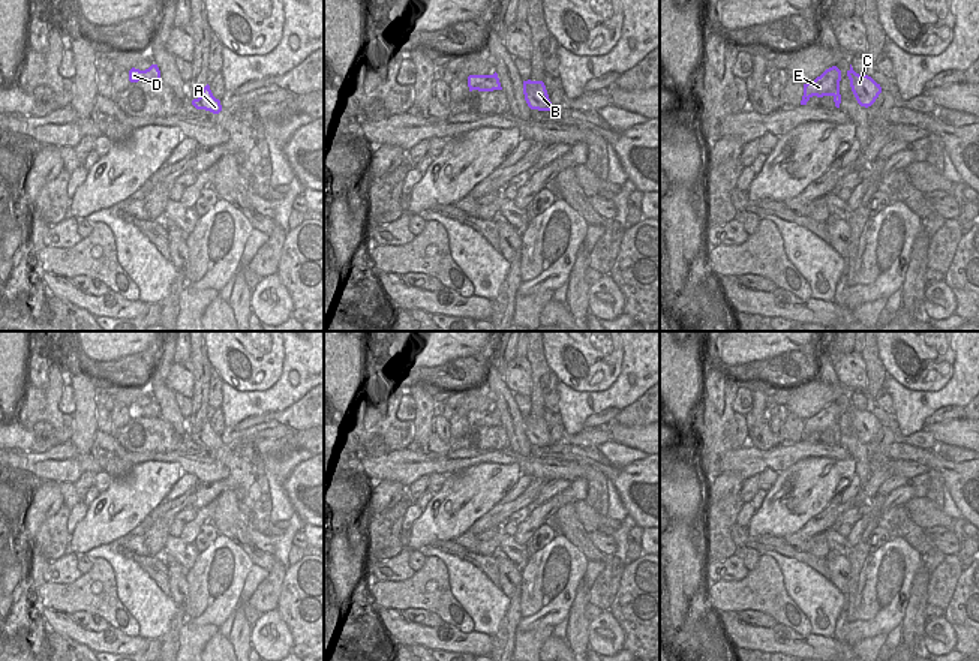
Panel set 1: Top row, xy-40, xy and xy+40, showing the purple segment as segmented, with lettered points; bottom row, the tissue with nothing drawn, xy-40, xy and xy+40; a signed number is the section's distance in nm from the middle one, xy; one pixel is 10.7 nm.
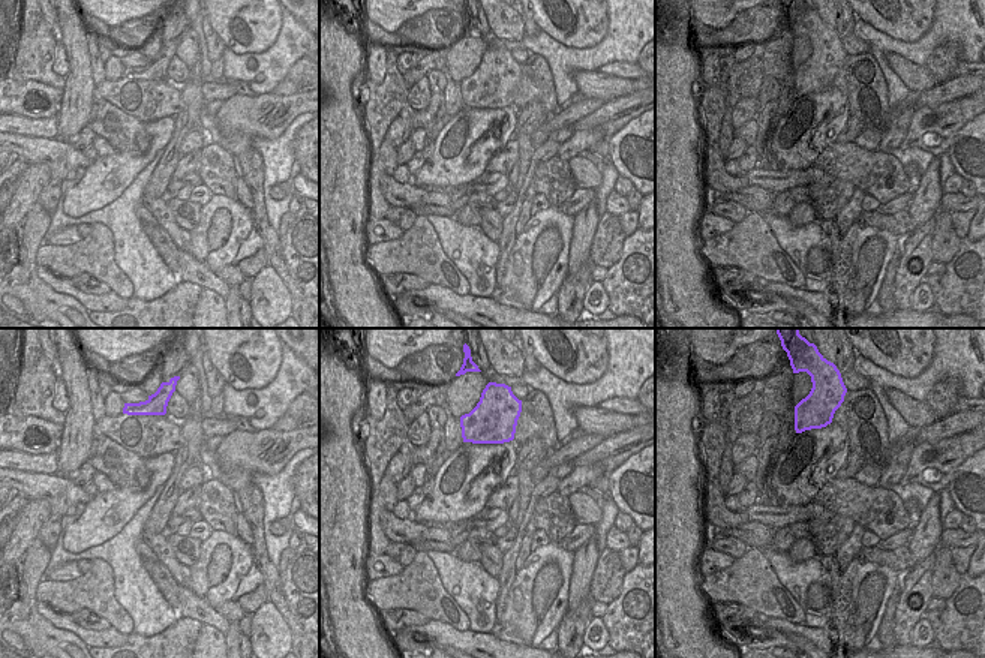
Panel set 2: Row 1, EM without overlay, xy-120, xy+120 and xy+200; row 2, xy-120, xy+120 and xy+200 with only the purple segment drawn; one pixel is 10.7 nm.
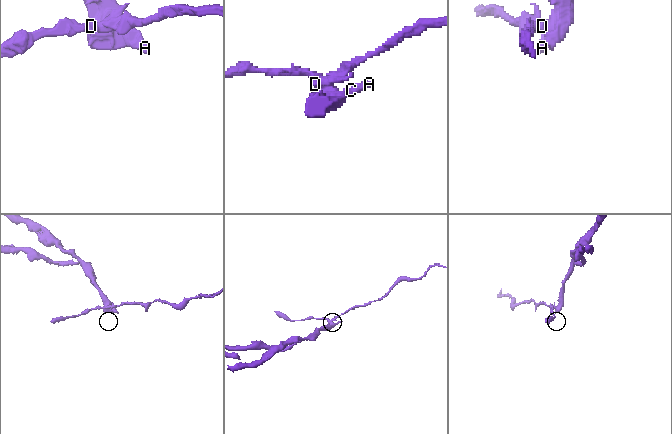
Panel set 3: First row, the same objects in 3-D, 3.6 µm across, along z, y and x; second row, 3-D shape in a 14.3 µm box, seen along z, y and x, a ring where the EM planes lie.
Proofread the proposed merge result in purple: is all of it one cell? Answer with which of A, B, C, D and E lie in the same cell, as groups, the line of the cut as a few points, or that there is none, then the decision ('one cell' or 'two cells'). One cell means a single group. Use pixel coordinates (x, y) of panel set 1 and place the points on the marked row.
groups A B C E / D; cut xy (488, 77), (470, 87); two cells

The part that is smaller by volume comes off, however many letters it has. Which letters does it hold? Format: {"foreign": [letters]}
{"foreign": ["D"]}

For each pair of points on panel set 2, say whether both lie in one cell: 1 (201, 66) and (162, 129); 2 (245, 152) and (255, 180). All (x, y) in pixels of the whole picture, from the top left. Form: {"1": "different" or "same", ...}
{"1": "different", "2": "same"}

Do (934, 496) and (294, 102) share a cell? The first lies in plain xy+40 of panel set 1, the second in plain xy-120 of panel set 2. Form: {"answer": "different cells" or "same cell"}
{"answer": "different cells"}

